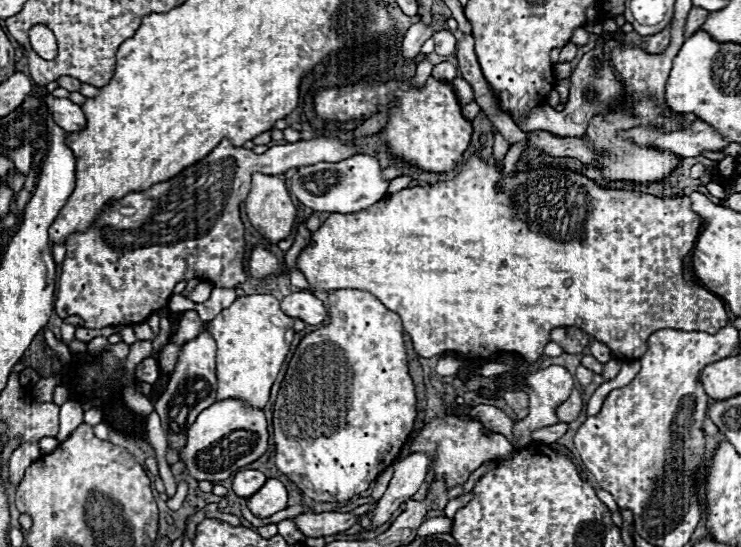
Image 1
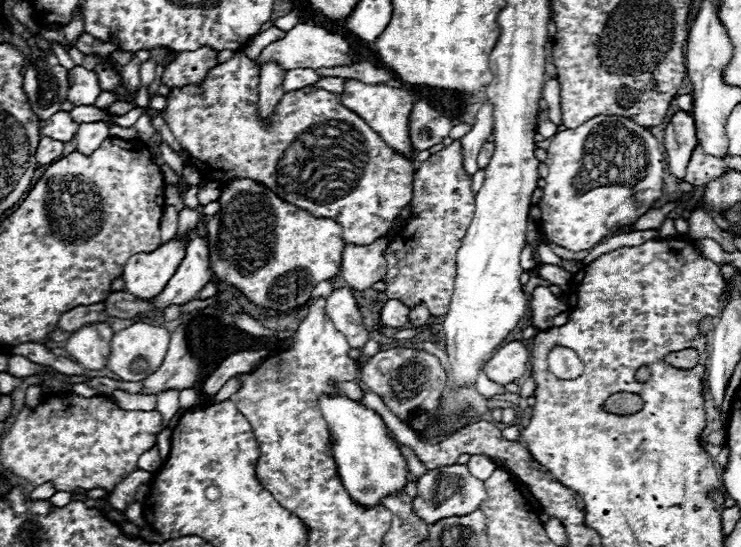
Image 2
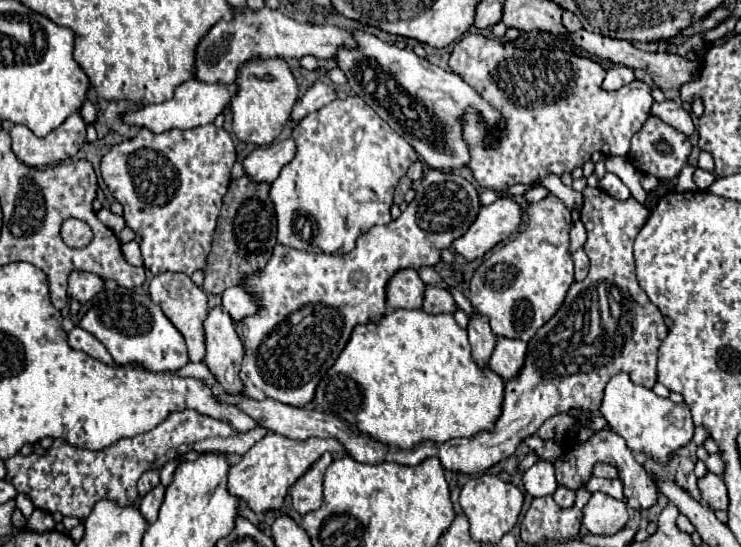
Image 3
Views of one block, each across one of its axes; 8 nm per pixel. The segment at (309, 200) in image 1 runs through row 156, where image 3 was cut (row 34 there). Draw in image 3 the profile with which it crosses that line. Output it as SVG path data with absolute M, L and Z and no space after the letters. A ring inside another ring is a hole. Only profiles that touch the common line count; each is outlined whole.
M350 30L350 34L356 40L356 48L338 48L334 60L346 74L354 94L372 106L376 114L384 118L402 138L406 138L430 168L450 172L454 168L462 170L468 164L468 148L462 140L460 126L464 108L474 106L492 126L498 124L500 112L496 112L490 104L484 104L484 100L476 96L476 90L454 72L442 70L426 58L388 44L366 30Z

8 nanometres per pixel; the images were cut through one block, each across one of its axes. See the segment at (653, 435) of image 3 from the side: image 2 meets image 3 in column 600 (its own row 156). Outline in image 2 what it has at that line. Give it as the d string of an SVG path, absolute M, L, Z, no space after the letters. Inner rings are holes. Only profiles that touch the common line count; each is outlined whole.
M344 80L344 92L340 94L342 104L346 108L352 108L352 112L356 112L396 154L402 154L406 158L414 158L414 148L410 142L410 134L408 134L408 122L410 122L410 112L414 102L418 102L420 96L412 94L408 90L398 90L398 88L390 88L386 84L362 84L358 80Z

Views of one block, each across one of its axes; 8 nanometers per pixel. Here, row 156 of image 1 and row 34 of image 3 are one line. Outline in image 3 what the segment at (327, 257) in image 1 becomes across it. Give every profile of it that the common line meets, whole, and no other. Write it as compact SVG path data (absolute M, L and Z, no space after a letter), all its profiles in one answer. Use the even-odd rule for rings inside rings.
M468 32L454 44L448 66L502 116L498 128L492 128L474 108L462 114L462 138L470 152L468 168L482 188L496 192L506 192L514 184L532 184L548 174L572 172L594 152L626 156L630 138L652 114L654 98L648 84L632 82L620 90L602 90L606 68L562 48L522 50L498 38ZM498 130L504 132L502 138L496 136Z

